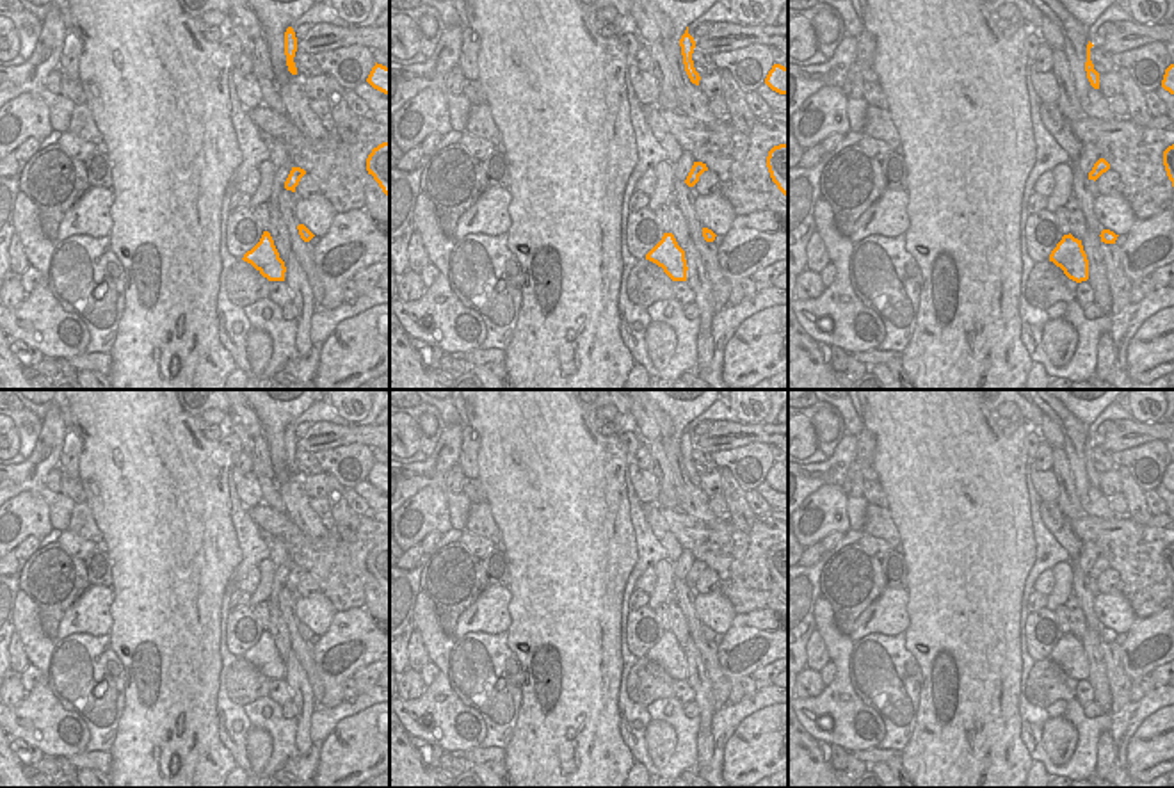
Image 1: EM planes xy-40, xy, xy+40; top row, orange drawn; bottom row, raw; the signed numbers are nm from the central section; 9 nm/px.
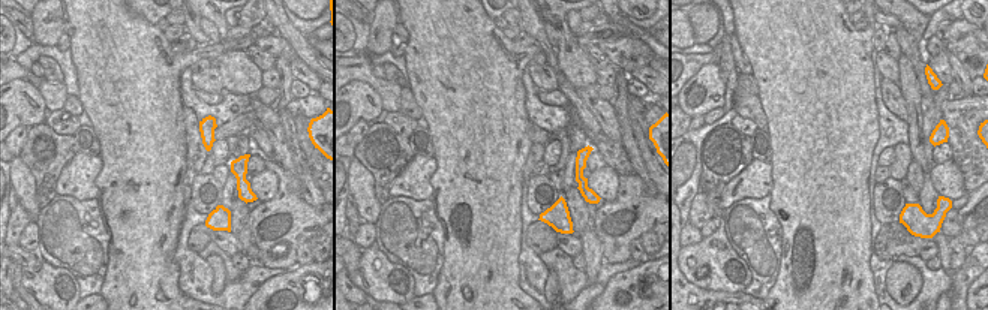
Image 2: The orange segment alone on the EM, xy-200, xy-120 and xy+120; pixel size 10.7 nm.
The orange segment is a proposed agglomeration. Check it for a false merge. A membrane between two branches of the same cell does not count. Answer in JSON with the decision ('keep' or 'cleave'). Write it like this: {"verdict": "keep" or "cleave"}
{"verdict": "cleave"}

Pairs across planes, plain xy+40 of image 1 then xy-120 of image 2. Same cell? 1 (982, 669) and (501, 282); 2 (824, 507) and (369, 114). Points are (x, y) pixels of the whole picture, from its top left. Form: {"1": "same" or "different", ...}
{"1": "same", "2": "same"}

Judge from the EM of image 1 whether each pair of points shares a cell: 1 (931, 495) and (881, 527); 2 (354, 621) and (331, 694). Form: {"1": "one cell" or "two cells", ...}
{"1": "two cells", "2": "one cell"}

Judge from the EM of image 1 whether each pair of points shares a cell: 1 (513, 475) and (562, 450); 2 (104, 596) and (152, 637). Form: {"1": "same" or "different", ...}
{"1": "same", "2": "different"}

